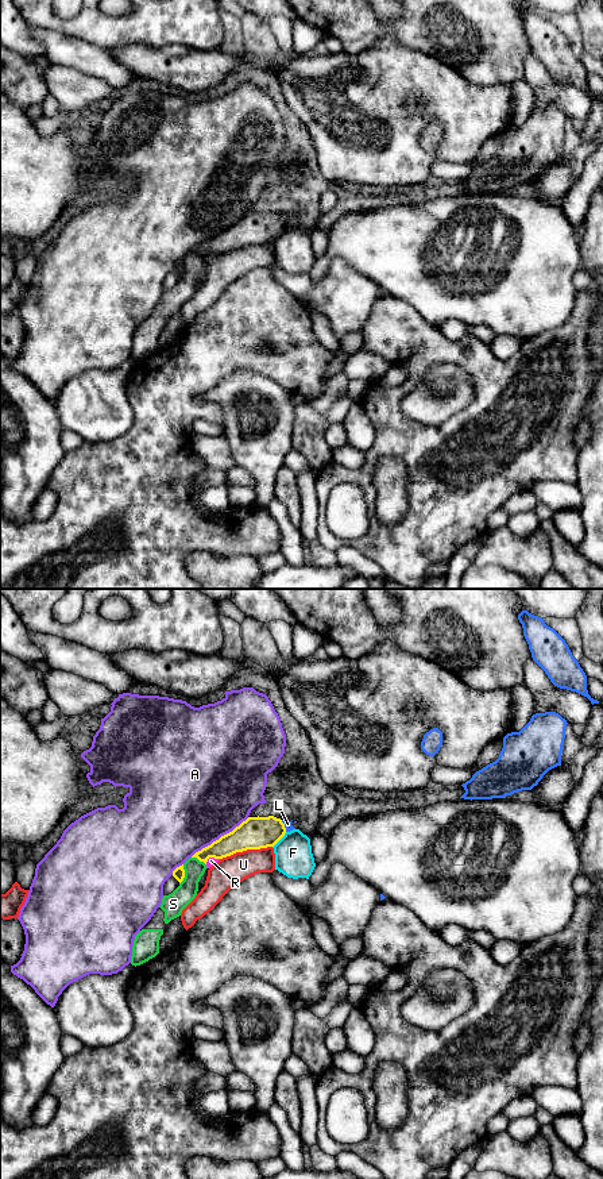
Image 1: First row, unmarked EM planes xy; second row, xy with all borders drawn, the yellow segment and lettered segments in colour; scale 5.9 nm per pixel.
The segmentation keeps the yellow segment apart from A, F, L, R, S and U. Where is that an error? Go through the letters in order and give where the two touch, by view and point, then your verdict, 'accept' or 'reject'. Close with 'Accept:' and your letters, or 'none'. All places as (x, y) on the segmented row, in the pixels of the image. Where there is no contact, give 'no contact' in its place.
A: meets yellow in xy at (220, 837); reject
F: meets yellow in xy at (279, 839); reject
L: meets yellow in xy at (283, 825); accept
R: meets yellow in xy at (211, 856); reject
S: meets yellow in xy at (184, 874); reject
U: meets yellow in xy at (246, 850); reject
Accept: L

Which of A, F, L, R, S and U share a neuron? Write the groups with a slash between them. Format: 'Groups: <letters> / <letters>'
Groups: A / F / L / R / S / U

